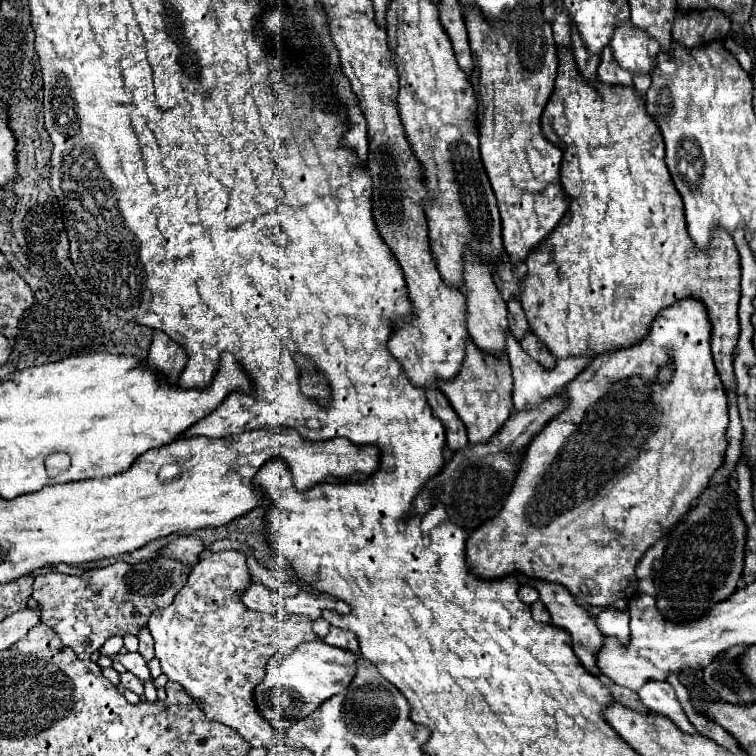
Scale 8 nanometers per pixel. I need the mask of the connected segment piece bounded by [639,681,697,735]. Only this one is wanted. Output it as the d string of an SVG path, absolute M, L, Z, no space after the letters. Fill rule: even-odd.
M649 681L643 685L643 689L639 691L639 697L643 701L643 705L649 711L655 711L667 719L671 719L683 733L697 733L697 729L689 723L683 707L679 705L675 691L669 683L661 683L661 681Z

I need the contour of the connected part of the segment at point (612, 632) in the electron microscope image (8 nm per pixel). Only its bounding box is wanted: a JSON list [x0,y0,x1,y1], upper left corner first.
[597,609,629,641]

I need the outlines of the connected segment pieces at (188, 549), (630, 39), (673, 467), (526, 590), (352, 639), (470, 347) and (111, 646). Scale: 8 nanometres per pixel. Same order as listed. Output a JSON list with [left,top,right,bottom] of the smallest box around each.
[[163,535,203,565],[611,21,661,73],[465,299,727,607],[519,585,539,605],[323,627,359,653],[441,339,513,443],[99,637,123,657]]

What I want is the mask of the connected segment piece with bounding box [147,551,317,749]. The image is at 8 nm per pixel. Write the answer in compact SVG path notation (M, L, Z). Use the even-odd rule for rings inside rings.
M213 553L191 569L189 581L175 601L167 609L157 609L147 627L155 639L155 657L163 673L179 683L189 697L195 697L207 717L235 729L249 745L267 749L279 743L279 731L257 713L253 689L263 681L267 661L273 655L289 655L299 643L317 637L307 617L279 619L247 609L241 603L241 593L249 583L245 553Z

